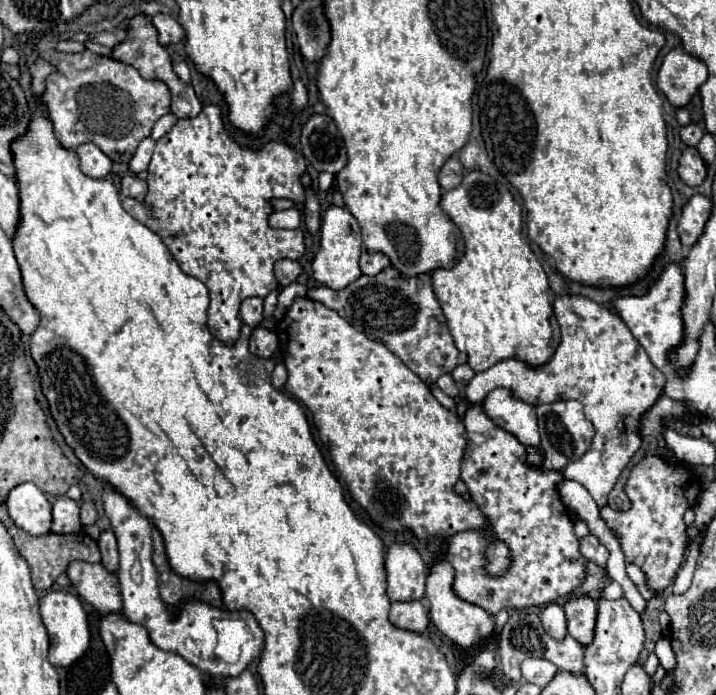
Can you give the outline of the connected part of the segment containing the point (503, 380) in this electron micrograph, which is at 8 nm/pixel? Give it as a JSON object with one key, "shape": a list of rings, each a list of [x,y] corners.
{"shape":[[[562,295],[554,301],[554,315],[560,323],[560,333],[562,333],[562,341],[556,349],[556,353],[552,355],[552,359],[542,365],[542,367],[530,367],[518,359],[506,359],[496,363],[494,367],[476,373],[472,377],[472,381],[466,387],[466,397],[470,403],[482,403],[484,397],[496,389],[496,387],[504,387],[508,389],[514,397],[518,397],[524,403],[530,405],[542,405],[542,403],[554,403],[560,399],[576,399],[584,405],[584,415],[586,419],[594,425],[596,433],[592,437],[590,449],[574,463],[570,463],[564,469],[564,477],[578,481],[580,485],[584,485],[588,489],[588,493],[594,497],[594,501],[598,503],[598,507],[604,507],[608,501],[608,493],[612,491],[616,479],[620,477],[620,473],[624,471],[624,467],[628,465],[628,461],[632,459],[632,455],[640,449],[642,445],[642,437],[640,437],[640,417],[658,401],[658,397],[662,395],[666,377],[662,375],[660,369],[656,369],[652,365],[652,361],[648,359],[644,347],[634,339],[634,335],[630,333],[630,329],[626,327],[626,323],[614,315],[608,307],[602,307],[586,297],[578,297],[578,295]]]}

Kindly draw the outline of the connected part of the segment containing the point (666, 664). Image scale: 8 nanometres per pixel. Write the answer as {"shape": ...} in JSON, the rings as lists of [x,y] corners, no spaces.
{"shape":[[[660,637],[660,639],[656,641],[656,649],[654,649],[654,653],[658,655],[660,665],[662,665],[664,669],[670,671],[670,669],[674,667],[674,651],[672,651],[670,641],[668,641],[666,637]]]}

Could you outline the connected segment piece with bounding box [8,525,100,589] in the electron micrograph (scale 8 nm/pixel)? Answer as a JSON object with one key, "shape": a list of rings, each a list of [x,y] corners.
{"shape":[[[10,525],[8,533],[14,539],[16,549],[20,551],[20,555],[26,559],[30,571],[32,571],[32,585],[36,589],[50,589],[50,585],[54,583],[54,579],[58,575],[62,575],[66,571],[66,567],[80,559],[80,561],[88,561],[88,563],[100,563],[100,551],[98,551],[98,543],[84,531],[80,533],[72,533],[72,535],[40,535],[40,537],[32,537],[28,533],[24,533],[20,527]]]}

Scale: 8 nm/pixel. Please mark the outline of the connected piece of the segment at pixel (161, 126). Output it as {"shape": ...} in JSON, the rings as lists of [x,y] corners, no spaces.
{"shape":[[[172,113],[164,115],[162,119],[158,119],[158,121],[156,121],[156,125],[154,125],[154,129],[152,129],[152,135],[150,135],[150,137],[152,137],[154,141],[158,141],[162,135],[166,135],[166,133],[174,127],[174,123],[176,123],[176,117],[174,117]]]}

